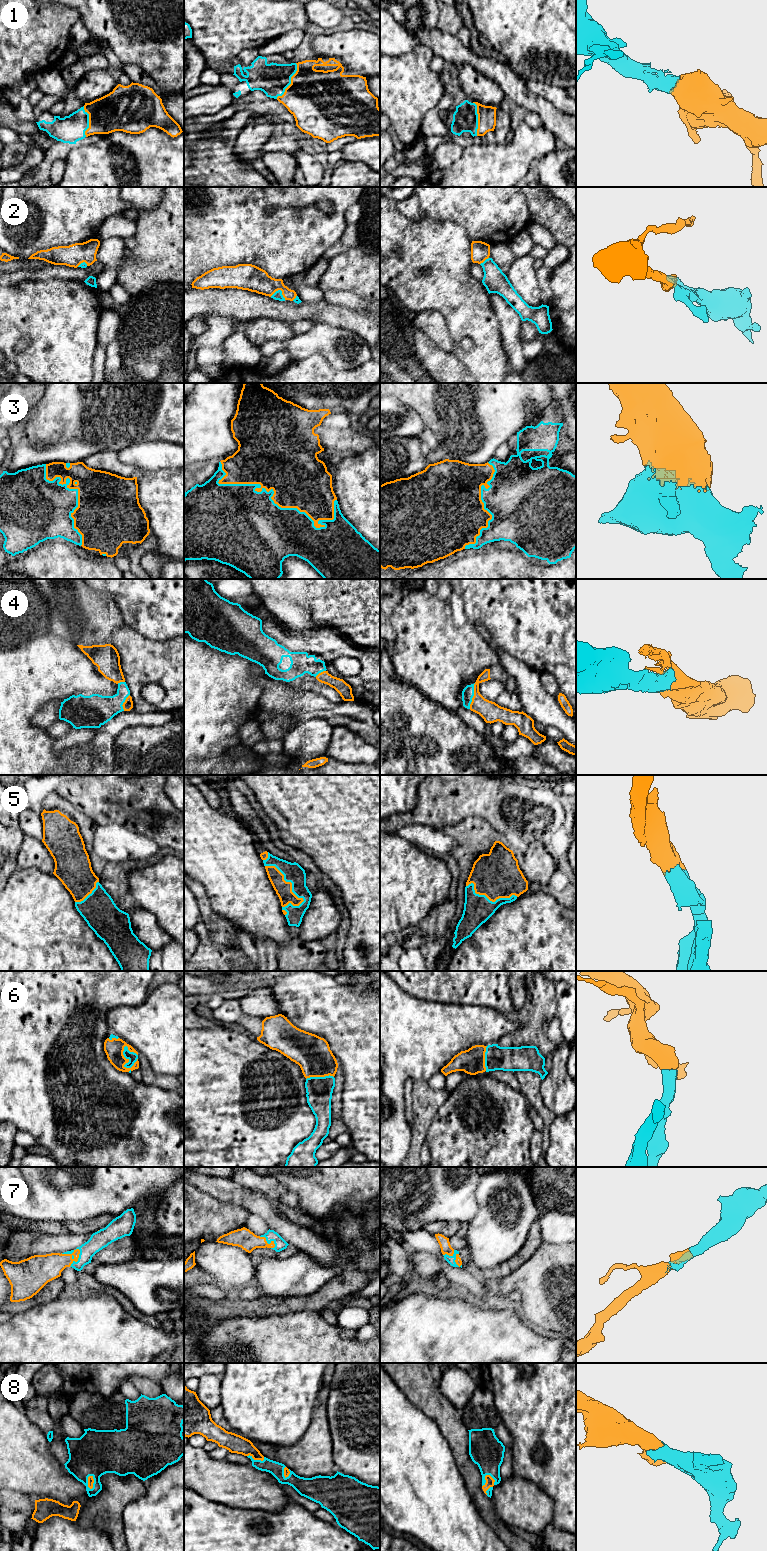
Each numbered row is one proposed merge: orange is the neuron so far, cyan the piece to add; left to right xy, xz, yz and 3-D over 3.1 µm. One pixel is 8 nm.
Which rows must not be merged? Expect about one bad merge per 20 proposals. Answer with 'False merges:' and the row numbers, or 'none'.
False merges: none

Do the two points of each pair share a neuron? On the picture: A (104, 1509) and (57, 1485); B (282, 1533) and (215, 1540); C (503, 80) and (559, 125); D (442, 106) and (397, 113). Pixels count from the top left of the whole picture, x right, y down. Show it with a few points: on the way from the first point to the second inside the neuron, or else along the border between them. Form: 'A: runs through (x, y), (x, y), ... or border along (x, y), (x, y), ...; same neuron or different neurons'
A: border along (90, 1497), (81, 1506); different neurons
B: runs through (265, 1540), (232, 1540); same neuron
C: runs through (517, 91), (527, 100), (539, 105), (545, 111); same neuron
D: border along (445, 93), (440, 101), (425, 114), (420, 125); different neurons

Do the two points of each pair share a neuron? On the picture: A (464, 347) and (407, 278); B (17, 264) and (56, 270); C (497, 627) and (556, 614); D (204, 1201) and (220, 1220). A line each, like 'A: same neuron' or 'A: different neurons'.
A: same neuron
B: different neurons
C: same neuron
D: same neuron

